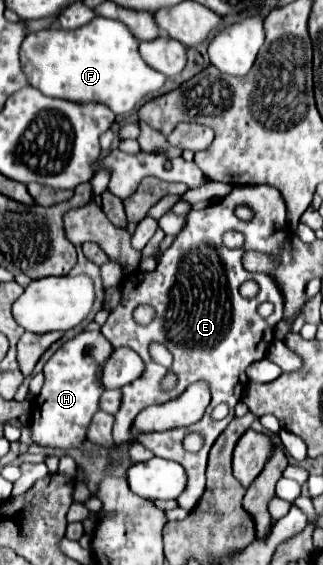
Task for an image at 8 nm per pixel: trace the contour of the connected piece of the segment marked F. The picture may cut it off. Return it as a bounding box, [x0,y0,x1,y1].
[20,16,166,114]

